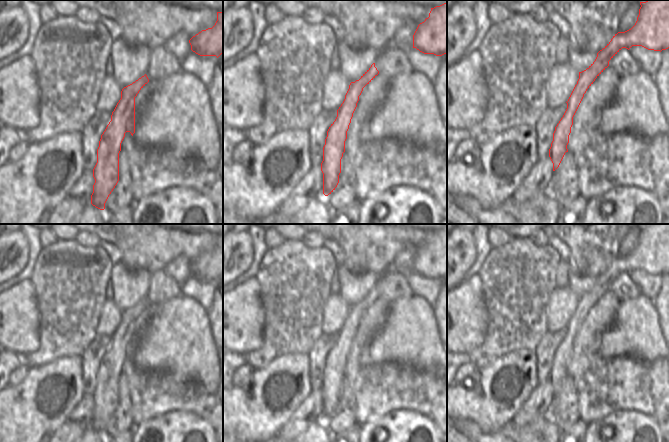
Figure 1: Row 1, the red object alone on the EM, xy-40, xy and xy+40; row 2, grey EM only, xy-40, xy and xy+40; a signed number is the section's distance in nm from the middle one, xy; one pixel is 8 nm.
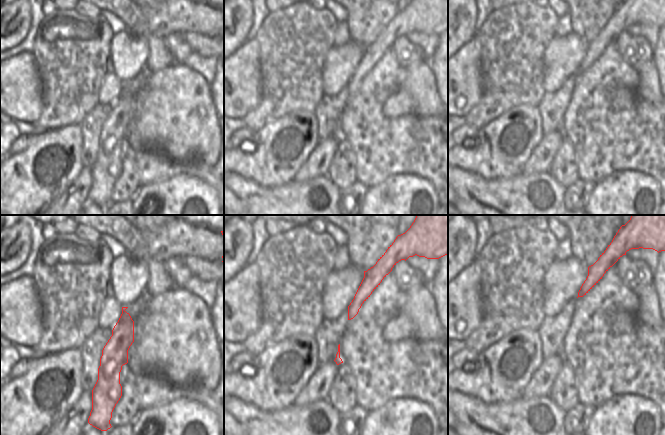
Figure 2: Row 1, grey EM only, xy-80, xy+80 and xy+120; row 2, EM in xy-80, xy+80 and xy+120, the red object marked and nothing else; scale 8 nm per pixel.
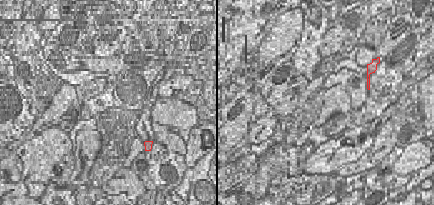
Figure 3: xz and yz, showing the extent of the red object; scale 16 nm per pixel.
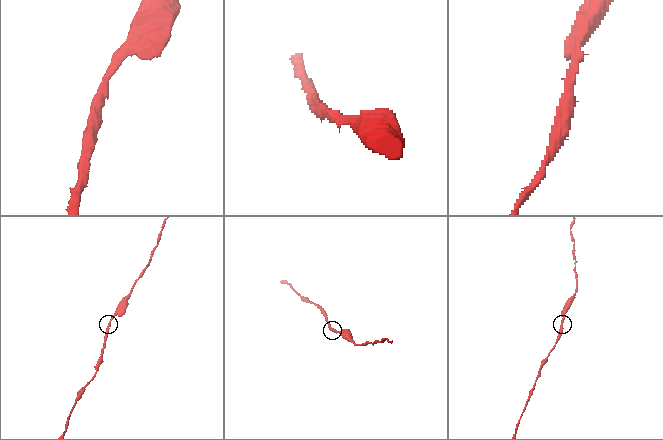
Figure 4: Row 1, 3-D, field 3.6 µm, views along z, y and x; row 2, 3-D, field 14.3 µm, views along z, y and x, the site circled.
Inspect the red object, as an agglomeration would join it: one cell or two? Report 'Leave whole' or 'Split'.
Leave whole

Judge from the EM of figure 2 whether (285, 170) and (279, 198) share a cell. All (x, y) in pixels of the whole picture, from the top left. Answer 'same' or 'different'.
different

